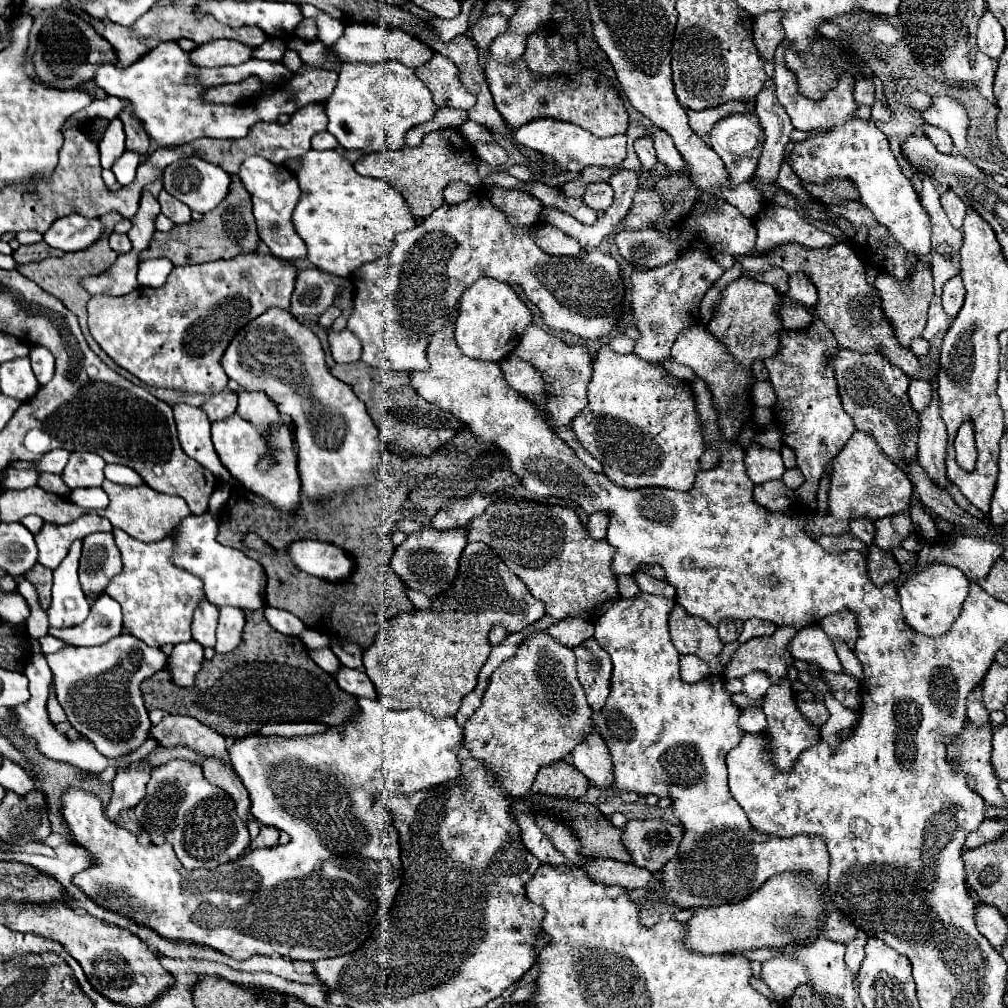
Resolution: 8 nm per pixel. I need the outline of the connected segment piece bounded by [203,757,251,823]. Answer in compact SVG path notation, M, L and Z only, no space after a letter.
M205 757L203 761L203 775L217 787L225 789L235 805L237 805L237 815L249 823L249 811L251 811L251 799L249 799L249 793L245 789L245 785L241 783L241 779L237 777L237 773L233 771L233 767L229 763L221 763L213 757Z

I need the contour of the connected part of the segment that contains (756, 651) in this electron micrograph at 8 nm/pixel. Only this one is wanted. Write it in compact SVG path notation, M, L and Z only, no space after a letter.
M777 627L771 637L755 637L739 645L733 661L725 669L727 679L745 677L749 671L761 669L769 673L771 681L777 683L787 675L787 665L793 663L793 657L787 651L787 643L795 637L793 627Z

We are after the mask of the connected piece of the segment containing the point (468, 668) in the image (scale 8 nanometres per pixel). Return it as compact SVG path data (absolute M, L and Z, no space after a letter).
M467 543L459 561L459 575L453 589L437 599L429 611L413 611L411 615L397 615L387 623L383 635L363 653L365 673L375 683L379 699L387 709L423 709L425 713L441 717L453 717L461 705L461 699L477 685L477 675L491 653L487 633L491 625L501 623L507 631L521 631L533 625L545 615L545 603L537 601L525 583L513 575L499 555L485 543Z

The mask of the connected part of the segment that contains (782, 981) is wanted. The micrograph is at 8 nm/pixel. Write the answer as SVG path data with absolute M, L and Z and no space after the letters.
M785 955L763 963L761 977L767 983L767 987L771 989L771 993L777 997L777 1001L789 999L789 995L793 995L795 987L807 983L805 969L801 969L801 965L797 961L785 957Z

